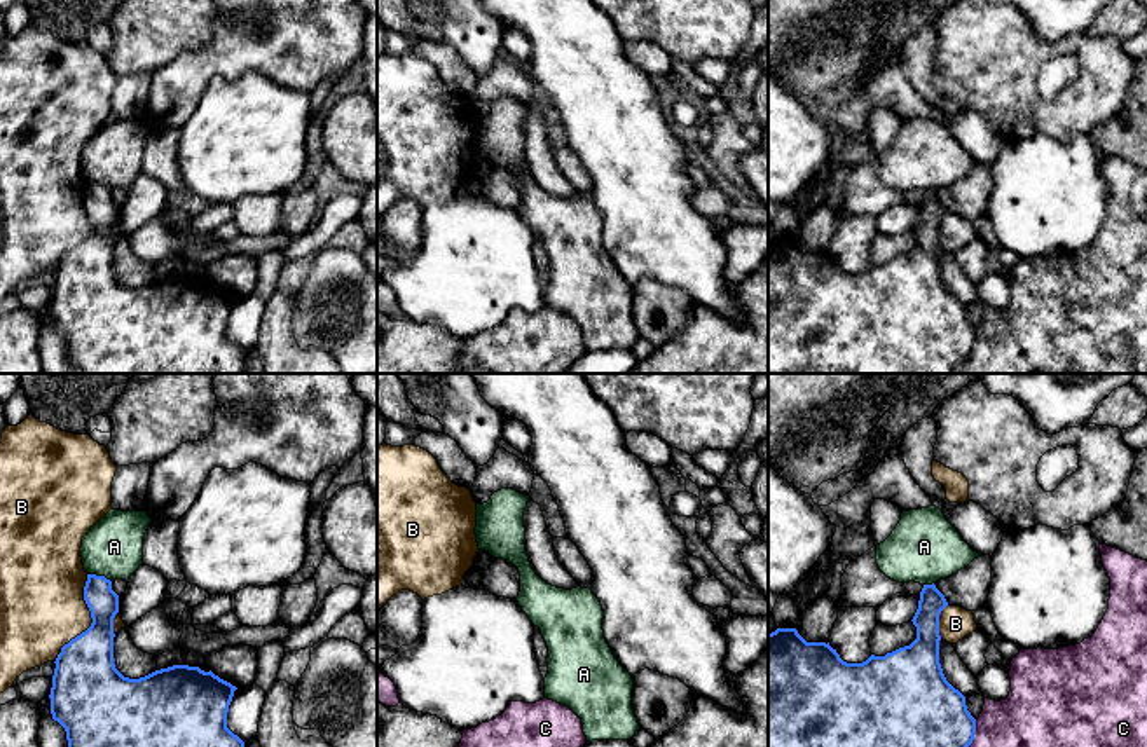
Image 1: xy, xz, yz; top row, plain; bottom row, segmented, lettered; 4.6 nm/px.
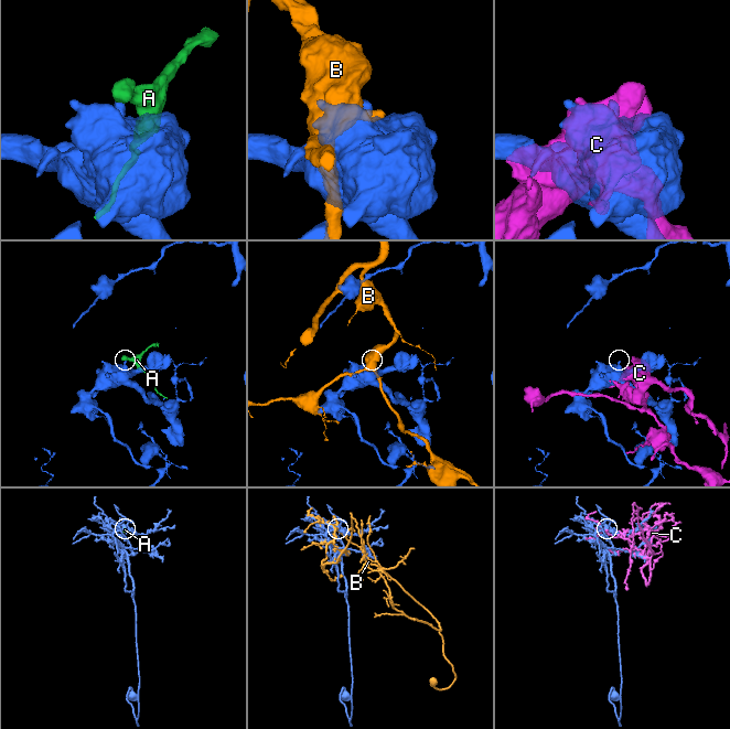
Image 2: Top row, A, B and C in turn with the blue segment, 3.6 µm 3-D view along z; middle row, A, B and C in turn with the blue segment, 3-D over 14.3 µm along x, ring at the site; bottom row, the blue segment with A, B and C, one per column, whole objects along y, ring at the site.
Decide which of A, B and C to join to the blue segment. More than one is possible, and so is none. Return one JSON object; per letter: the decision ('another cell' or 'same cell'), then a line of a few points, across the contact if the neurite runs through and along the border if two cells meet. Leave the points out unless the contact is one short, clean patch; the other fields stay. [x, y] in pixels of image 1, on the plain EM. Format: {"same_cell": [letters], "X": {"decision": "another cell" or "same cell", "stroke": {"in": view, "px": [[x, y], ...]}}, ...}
{"same_cell": [], "A": {"decision": "another cell", "stroke": {"in": "xy", "px": [[88, 182], [105, 185], [110, 191]]}}, "B": {"decision": "another cell"}, "C": {"decision": "another cell"}}

